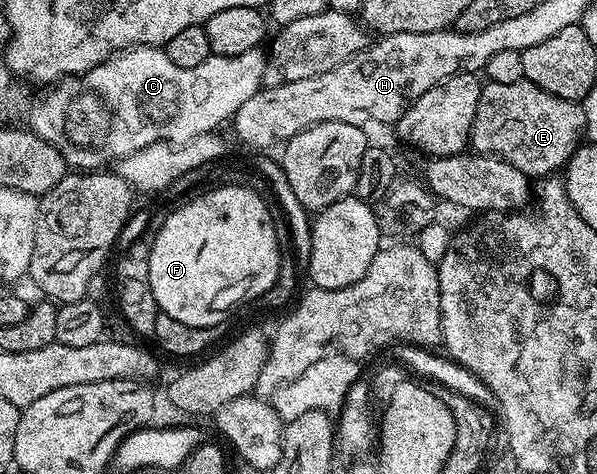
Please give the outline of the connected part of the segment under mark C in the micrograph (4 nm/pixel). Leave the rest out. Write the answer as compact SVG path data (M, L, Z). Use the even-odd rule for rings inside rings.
M135 45L133 49L123 49L121 53L115 53L103 65L92 67L88 72L76 77L63 77L53 87L47 88L45 90L46 97L31 103L30 110L26 113L27 122L25 121L25 124L31 133L34 133L40 139L44 139L44 143L52 143L52 147L59 149L62 158L66 160L66 164L71 170L98 171L109 166L106 164L110 160L113 162L115 159L127 157L149 145L185 143L201 133L215 132L219 128L217 125L222 125L225 121L227 124L233 118L234 112L240 107L244 107L244 103L248 99L252 99L252 95L256 95L263 88L262 76L265 66L266 53L261 48L244 51L244 55L232 55L231 57L215 57L212 55L208 59L204 59L204 63L200 63L200 67L176 67L176 63L172 63L172 59L168 59L165 48L152 45Z

